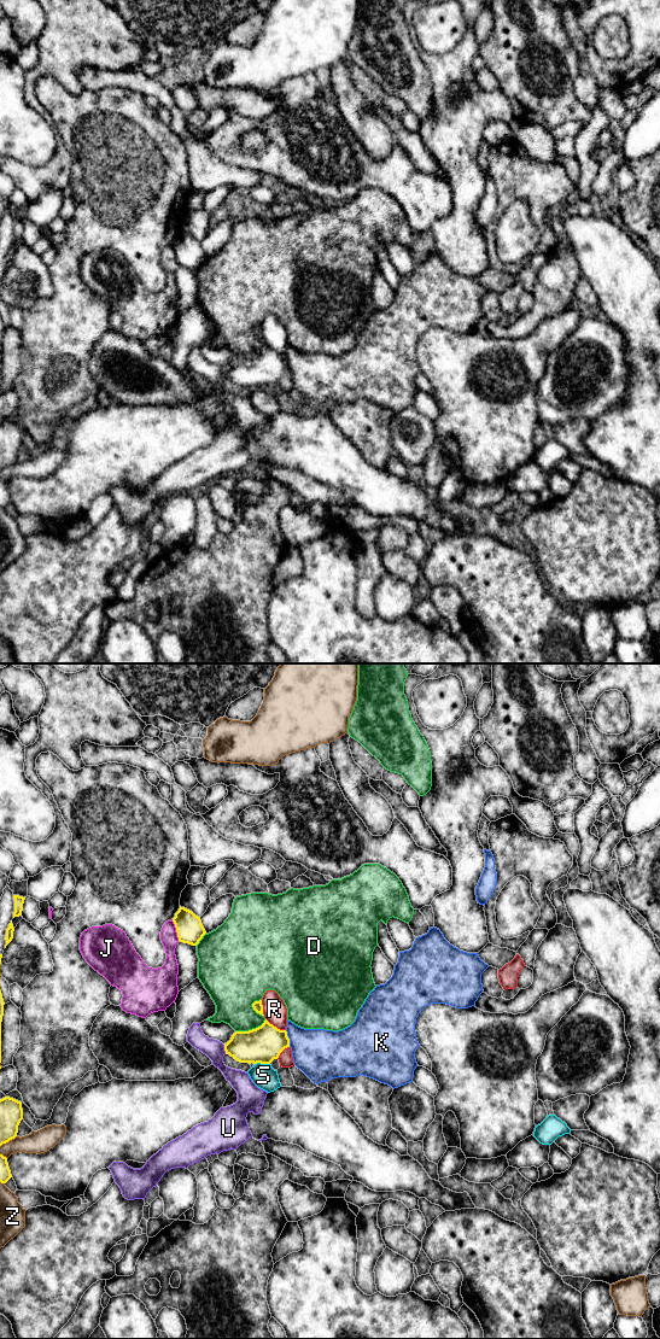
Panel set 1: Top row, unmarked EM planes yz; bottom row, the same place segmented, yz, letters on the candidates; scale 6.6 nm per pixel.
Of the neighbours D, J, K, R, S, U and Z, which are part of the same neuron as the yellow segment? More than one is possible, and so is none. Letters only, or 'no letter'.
no letter

